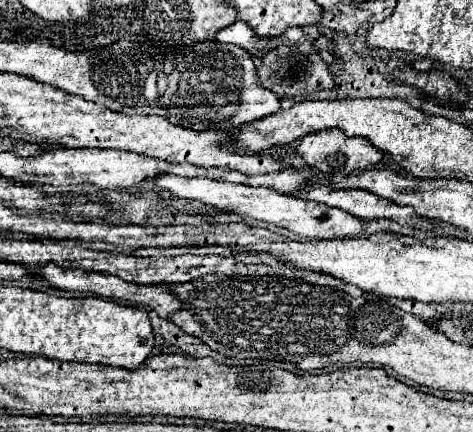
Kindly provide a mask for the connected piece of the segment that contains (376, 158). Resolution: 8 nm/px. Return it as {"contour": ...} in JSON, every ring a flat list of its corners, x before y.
{"contour":[[339,129,315,131,315,133,305,135,299,143,299,155,303,157,303,161,313,171,319,171,319,173,325,173,325,175,351,175,357,169,367,169,367,167,377,165,383,157,383,153,379,149,375,149,369,139,365,139,365,137,347,137]]}

